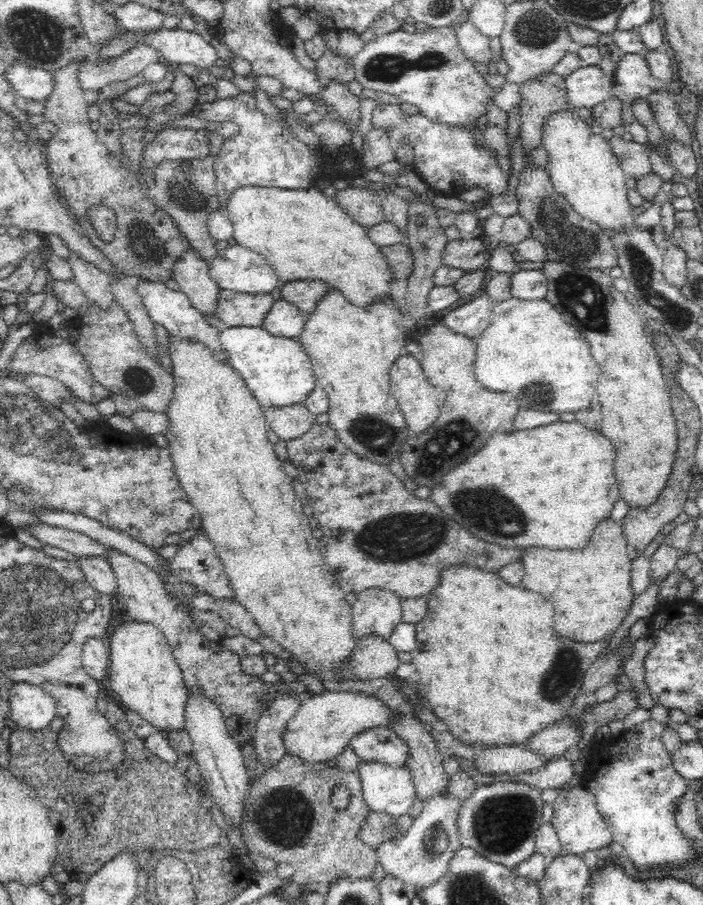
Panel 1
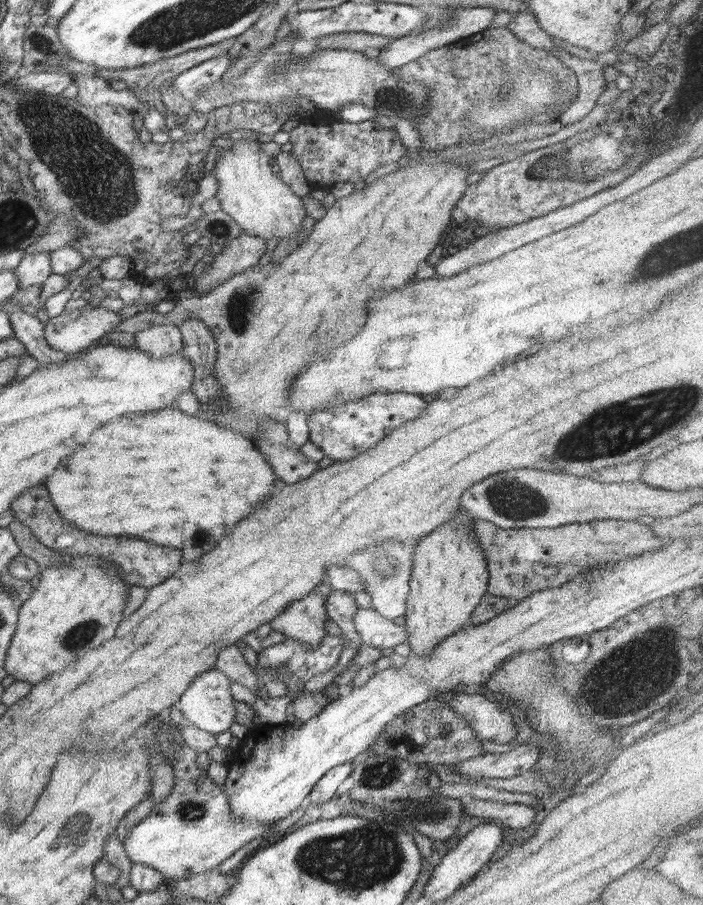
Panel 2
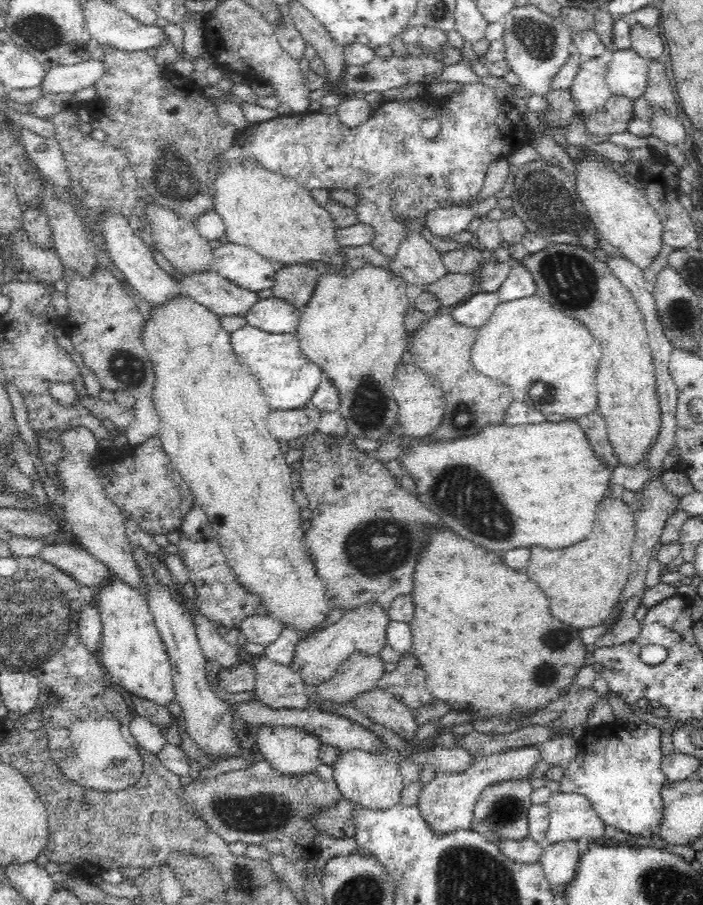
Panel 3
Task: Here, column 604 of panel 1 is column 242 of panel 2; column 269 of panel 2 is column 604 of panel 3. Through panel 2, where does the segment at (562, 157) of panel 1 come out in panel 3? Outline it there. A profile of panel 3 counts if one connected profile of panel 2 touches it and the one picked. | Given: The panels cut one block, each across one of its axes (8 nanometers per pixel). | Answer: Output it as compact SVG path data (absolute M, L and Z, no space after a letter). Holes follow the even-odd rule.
M578 146L574 150L575 189L577 197L587 210L589 220L596 227L599 238L618 249L621 256L644 270L654 262L663 248L663 224L658 213L646 198L646 194L622 179L610 166L606 156Z

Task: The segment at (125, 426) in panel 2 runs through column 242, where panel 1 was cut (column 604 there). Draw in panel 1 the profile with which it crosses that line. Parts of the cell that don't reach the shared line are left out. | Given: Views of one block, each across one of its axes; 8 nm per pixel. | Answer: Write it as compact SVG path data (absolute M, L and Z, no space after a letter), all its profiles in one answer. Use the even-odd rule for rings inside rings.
M559 420L553 422L550 426L538 426L534 430L516 430L516 432L510 432L510 434L496 432L476 454L472 454L472 458L466 458L462 464L458 464L456 468L452 467L446 474L443 474L440 484L431 488L429 499L452 520L461 524L470 534L490 544L498 544L502 548L517 549L538 546L538 548L550 548L550 550L582 550L588 544L588 540L590 540L594 528L598 526L598 522L604 520L612 512L614 502L620 498L618 496L618 482L616 482L616 476L614 476L614 458L616 458L616 452L612 450L612 442L608 442L600 432L588 430L578 422Z

